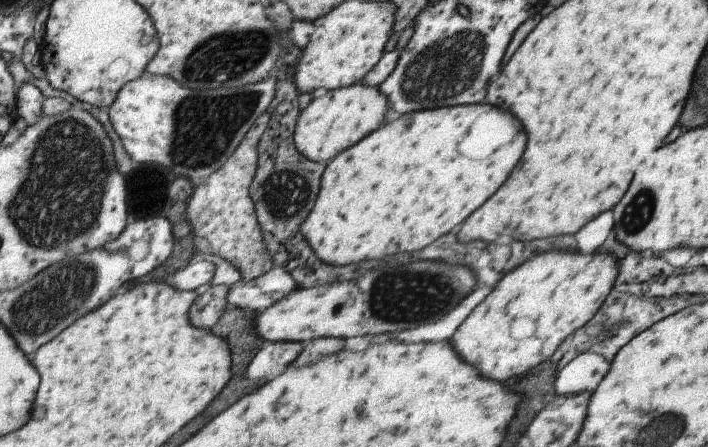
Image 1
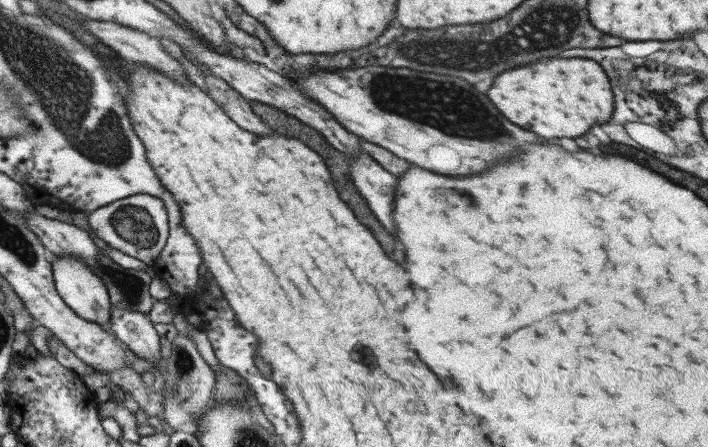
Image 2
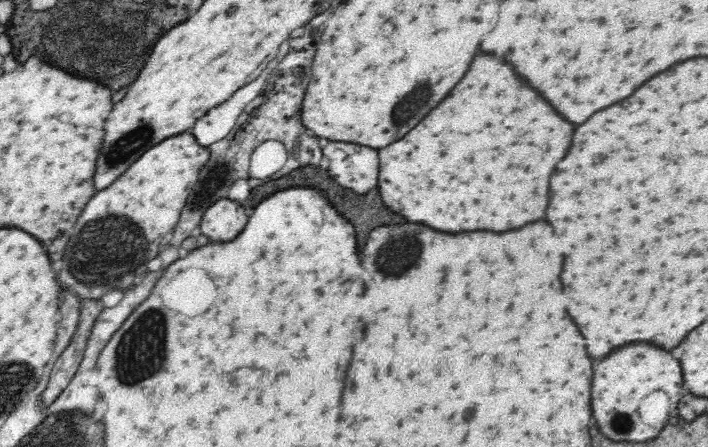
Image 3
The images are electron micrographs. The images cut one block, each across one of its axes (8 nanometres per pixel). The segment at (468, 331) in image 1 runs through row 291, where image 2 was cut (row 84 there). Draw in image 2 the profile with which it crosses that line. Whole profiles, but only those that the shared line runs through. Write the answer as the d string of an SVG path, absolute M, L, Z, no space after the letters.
M559 56L557 60L547 62L535 62L529 66L521 66L509 72L503 72L497 76L493 86L487 90L487 98L493 102L493 106L513 124L527 128L541 138L577 138L585 132L593 130L591 126L603 126L611 122L615 112L615 100L613 90L609 84L607 72L595 62L595 60L581 60L581 58L569 58L565 60Z

